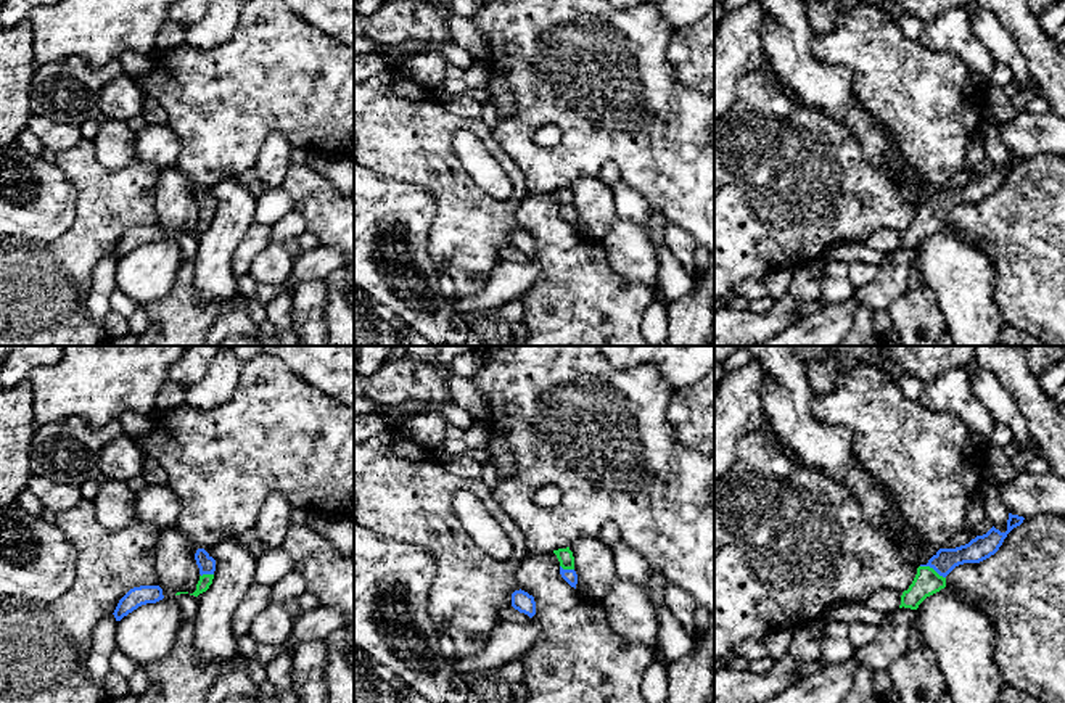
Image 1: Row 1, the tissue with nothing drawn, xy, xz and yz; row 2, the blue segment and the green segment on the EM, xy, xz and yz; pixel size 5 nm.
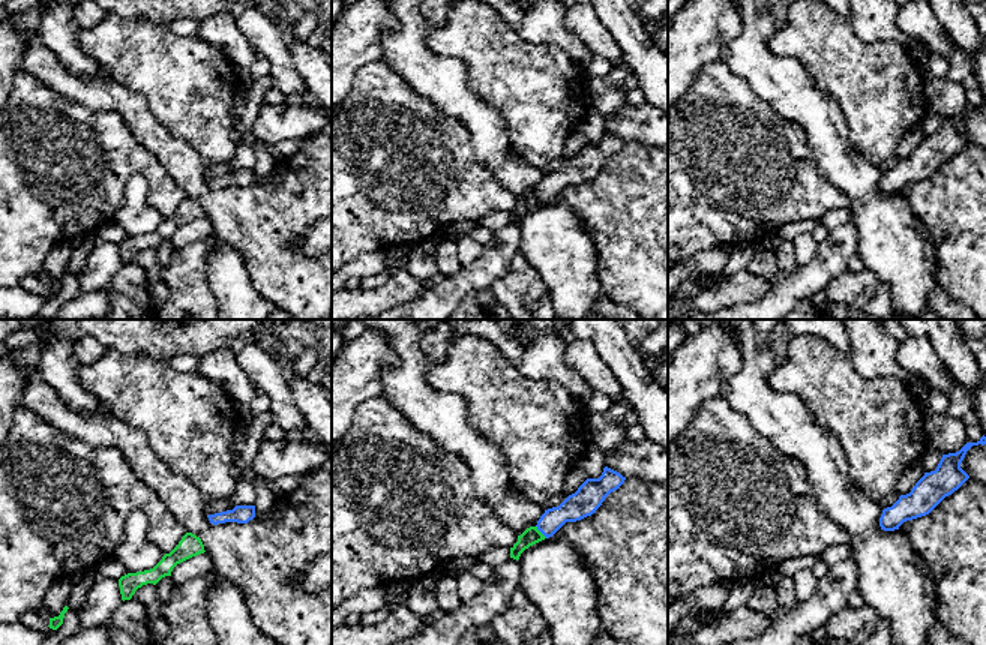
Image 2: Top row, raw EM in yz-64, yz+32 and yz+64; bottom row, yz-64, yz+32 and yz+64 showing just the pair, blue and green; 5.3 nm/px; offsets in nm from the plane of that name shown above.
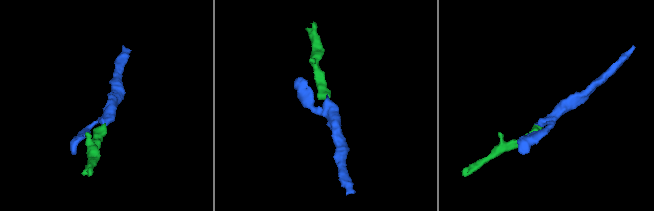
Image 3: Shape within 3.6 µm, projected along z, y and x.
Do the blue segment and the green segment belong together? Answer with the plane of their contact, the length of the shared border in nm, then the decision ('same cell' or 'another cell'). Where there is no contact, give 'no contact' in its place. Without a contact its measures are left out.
contact in yz; length 140 nm; same cell

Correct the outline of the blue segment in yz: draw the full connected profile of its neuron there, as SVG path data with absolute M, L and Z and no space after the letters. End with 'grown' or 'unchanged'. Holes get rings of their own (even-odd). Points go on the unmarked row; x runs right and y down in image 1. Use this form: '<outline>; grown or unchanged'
M1009 153L1007 171L1001 172L994 166L983 175L977 175L968 183L956 188L940 188L927 204L917 208L917 214L907 230L901 235L899 248L917 249L930 235L946 227L946 216L959 204L980 203L994 195L1007 174L1023 162L1023 156Z; grown

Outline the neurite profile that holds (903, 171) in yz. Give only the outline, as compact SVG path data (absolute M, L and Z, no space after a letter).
M904 158L891 159L890 167L901 185L912 185L915 188L915 198L920 204L928 203L927 190L930 183L922 177L920 171L914 169Z

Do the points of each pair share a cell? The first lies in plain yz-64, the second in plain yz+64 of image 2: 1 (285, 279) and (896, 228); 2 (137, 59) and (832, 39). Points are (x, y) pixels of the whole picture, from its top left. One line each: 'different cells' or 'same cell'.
1: different cells
2: same cell

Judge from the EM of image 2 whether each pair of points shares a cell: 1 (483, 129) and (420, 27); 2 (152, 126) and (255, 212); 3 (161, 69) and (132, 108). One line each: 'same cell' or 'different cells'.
1: same cell
2: same cell
3: different cells

